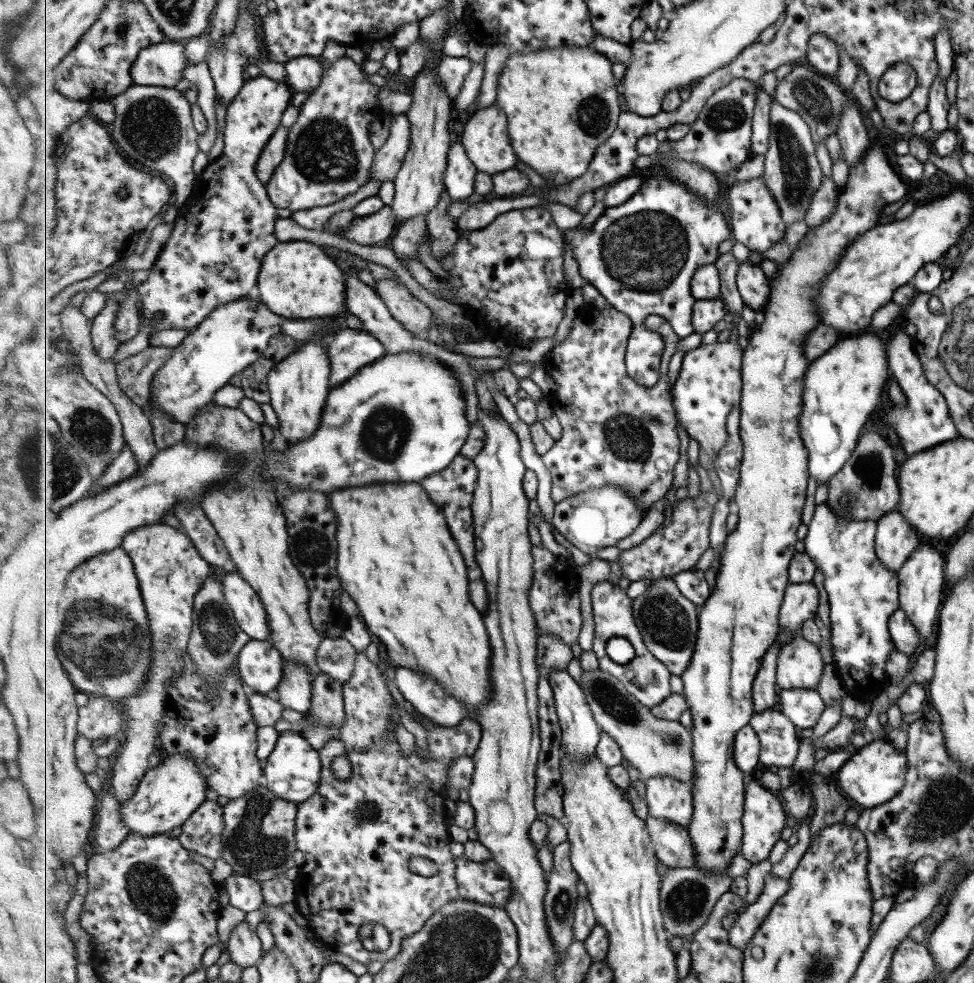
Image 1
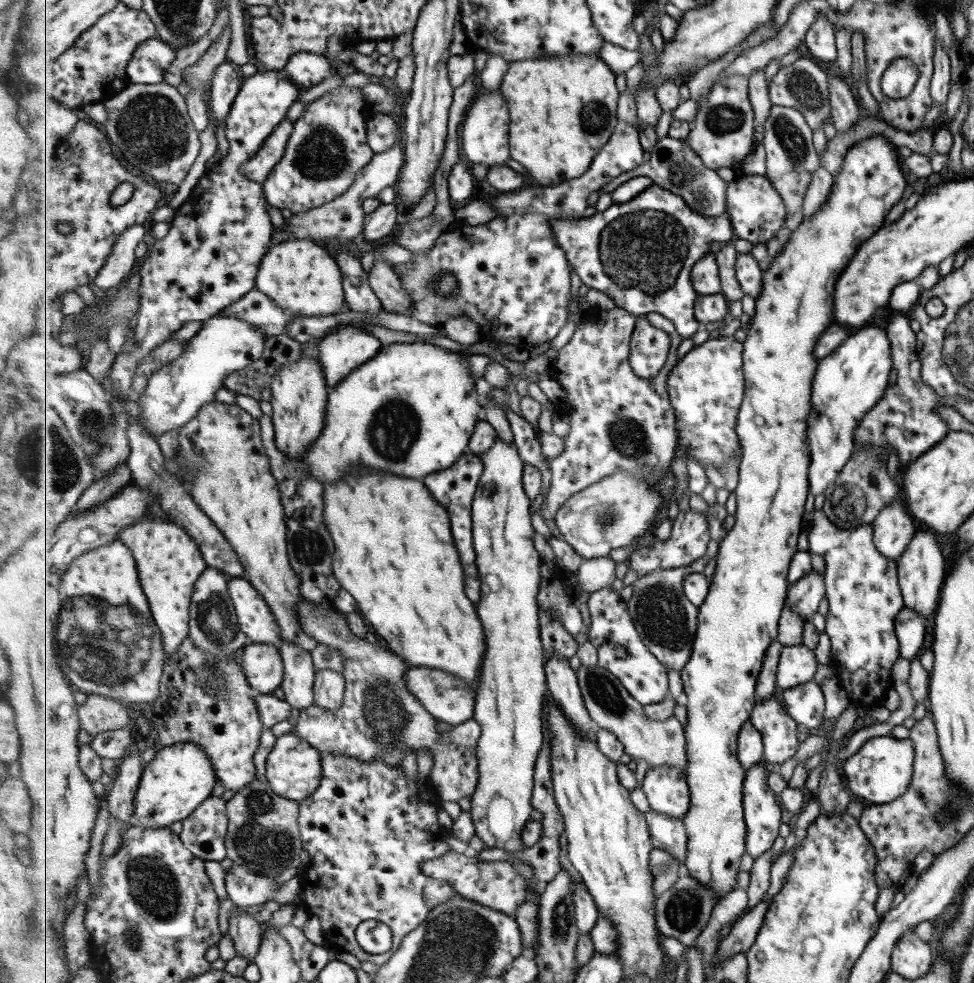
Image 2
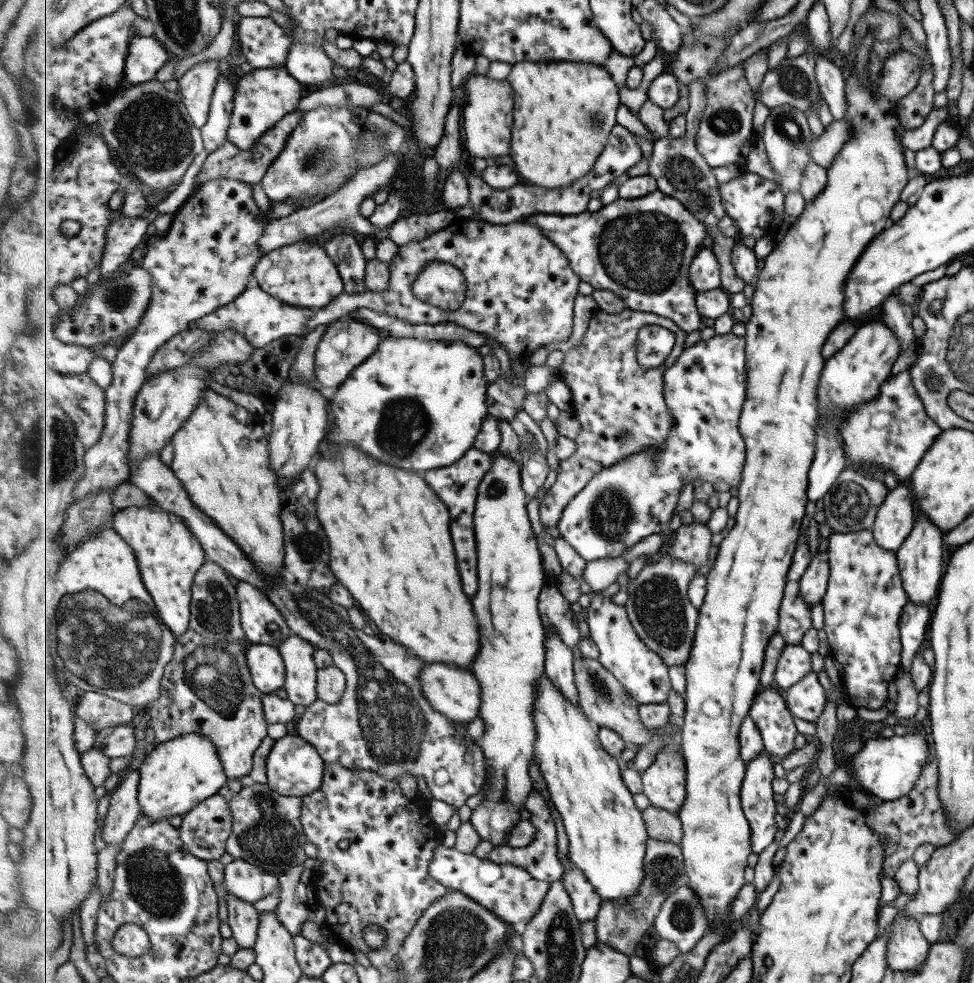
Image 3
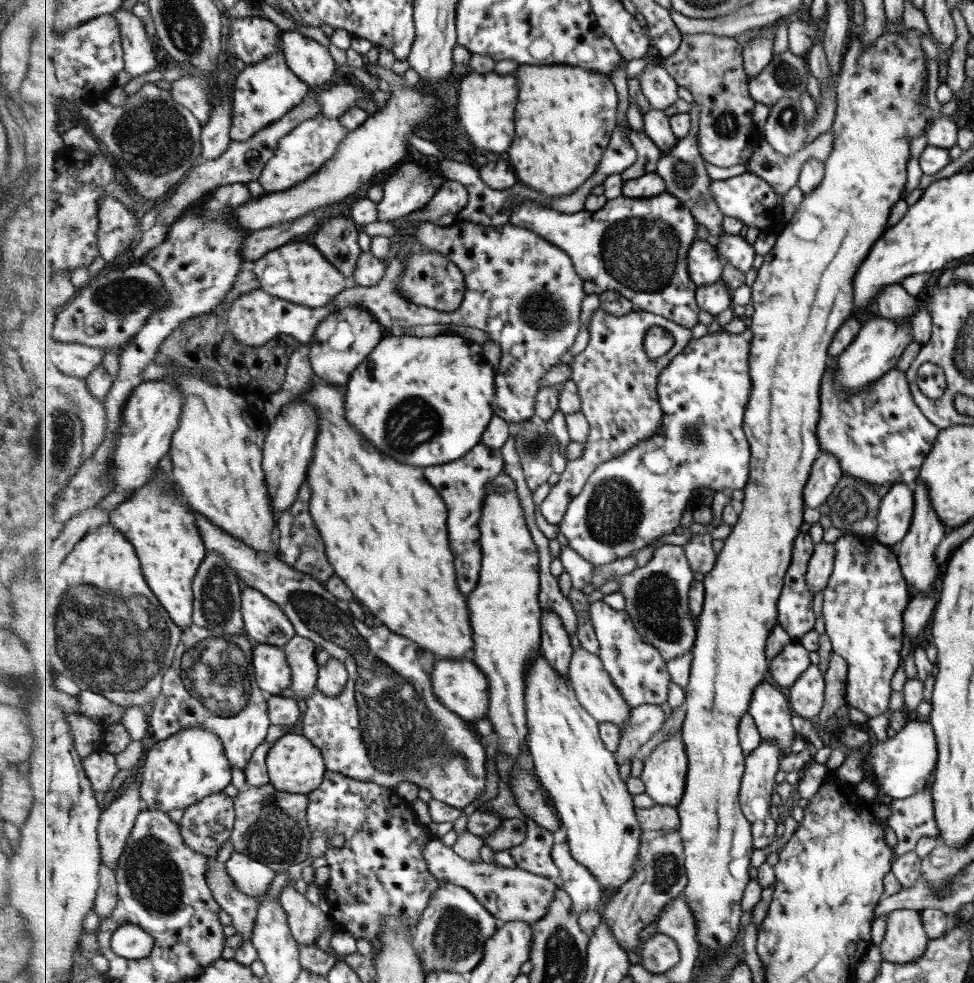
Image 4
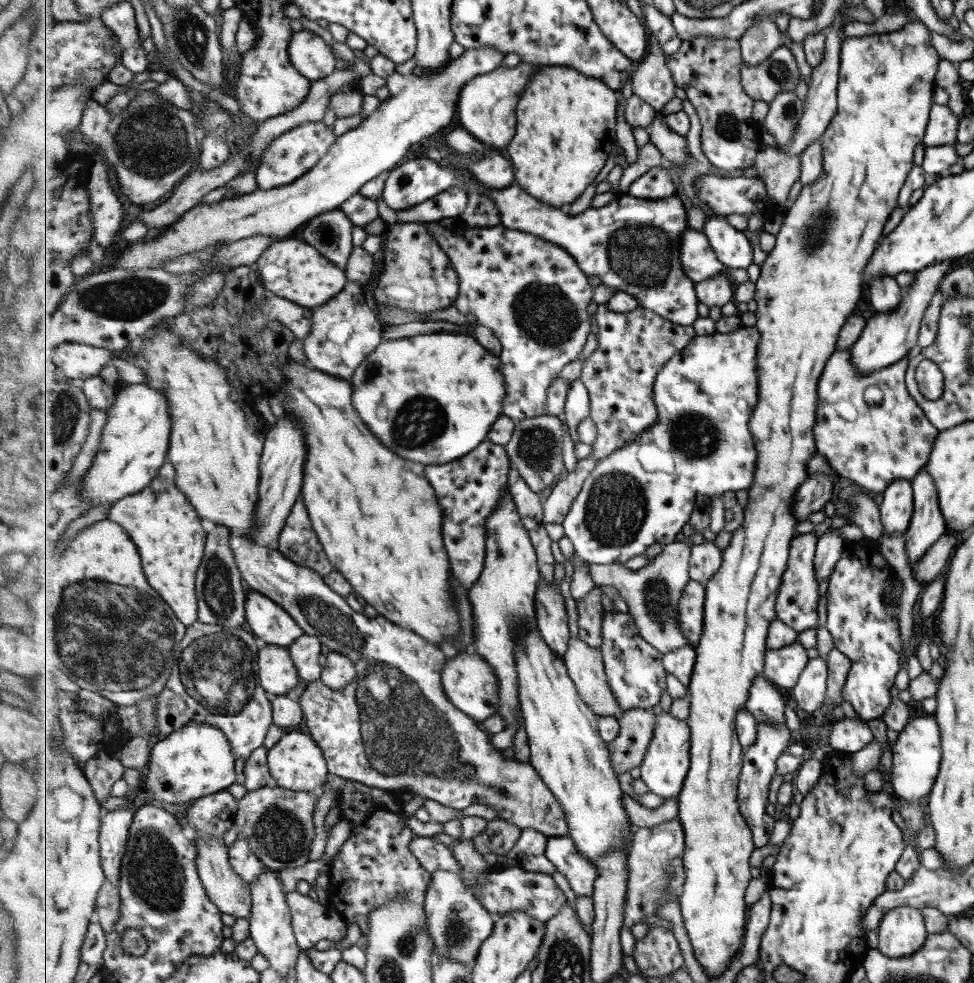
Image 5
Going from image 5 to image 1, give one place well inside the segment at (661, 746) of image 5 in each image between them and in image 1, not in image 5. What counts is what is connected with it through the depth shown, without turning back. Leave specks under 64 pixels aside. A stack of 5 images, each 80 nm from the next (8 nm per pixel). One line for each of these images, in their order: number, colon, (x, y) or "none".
1: (668, 798)
2: (667, 790)
3: (665, 784)
4: (665, 773)

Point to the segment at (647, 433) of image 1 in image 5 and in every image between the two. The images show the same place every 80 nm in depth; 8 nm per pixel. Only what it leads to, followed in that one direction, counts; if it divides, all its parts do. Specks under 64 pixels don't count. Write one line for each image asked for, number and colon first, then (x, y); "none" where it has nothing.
2: (620, 422)
3: (621, 405)
4: (618, 381)
5: (633, 346)

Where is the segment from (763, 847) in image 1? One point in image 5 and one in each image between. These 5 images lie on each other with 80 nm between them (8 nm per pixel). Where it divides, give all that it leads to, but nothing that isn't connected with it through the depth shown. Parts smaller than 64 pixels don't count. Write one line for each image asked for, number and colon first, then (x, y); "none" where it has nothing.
2: (763, 813)
3: (758, 797)
4: (758, 787)
5: (761, 760)

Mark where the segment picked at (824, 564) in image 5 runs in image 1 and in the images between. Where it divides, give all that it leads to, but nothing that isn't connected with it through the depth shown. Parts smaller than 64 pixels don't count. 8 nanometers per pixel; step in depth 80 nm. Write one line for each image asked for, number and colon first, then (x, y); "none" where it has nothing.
1: (800, 604)
2: (804, 595)
3: (813, 584)
4: (820, 565)

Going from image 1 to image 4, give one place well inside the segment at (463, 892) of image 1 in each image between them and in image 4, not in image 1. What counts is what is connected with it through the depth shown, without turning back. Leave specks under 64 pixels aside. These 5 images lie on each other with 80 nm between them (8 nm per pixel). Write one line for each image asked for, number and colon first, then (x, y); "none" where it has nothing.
2: (499, 885)
3: (513, 893)
4: (510, 893)

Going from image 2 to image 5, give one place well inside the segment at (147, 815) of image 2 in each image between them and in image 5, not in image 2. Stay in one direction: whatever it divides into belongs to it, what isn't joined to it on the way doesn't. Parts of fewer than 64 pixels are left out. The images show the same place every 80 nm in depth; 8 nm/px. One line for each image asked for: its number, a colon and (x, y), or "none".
3: (176, 776)
4: (186, 768)
5: (198, 760)

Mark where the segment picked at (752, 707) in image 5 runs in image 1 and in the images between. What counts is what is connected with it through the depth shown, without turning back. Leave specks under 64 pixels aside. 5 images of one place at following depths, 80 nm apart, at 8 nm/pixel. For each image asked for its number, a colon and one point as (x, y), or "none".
1: (779, 738)
2: (780, 733)
3: (770, 713)
4: (772, 712)

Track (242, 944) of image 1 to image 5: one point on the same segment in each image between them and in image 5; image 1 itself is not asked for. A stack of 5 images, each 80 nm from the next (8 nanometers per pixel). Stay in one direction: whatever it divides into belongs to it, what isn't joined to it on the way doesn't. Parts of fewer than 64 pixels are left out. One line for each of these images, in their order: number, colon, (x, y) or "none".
2: (245, 931)
3: (244, 919)
4: (242, 908)
5: (226, 888)

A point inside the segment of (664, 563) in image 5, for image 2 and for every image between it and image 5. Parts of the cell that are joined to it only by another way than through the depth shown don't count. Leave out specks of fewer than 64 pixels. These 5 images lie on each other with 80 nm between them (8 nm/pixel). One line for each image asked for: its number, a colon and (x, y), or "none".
2: (666, 619)
3: (658, 604)
4: (657, 594)

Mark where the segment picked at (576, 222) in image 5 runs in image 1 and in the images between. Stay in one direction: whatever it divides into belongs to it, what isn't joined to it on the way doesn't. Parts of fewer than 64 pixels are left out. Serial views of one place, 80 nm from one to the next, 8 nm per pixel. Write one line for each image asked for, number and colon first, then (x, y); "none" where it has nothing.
1: (642, 256)
2: (642, 253)
3: (641, 249)
4: (640, 247)

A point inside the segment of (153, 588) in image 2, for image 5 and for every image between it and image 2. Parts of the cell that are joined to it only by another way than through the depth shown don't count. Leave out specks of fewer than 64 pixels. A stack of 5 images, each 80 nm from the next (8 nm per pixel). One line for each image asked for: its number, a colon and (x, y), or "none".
3: (171, 555)
4: (171, 546)
5: (167, 529)

